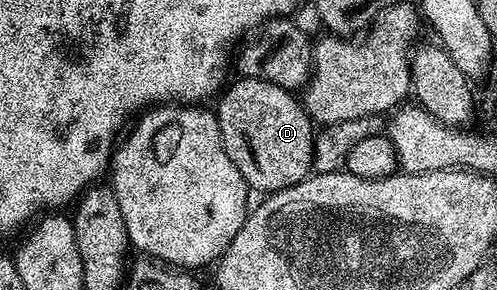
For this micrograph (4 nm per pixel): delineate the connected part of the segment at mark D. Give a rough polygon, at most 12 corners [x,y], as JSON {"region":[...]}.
{"region":[[236,78],[215,105],[230,162],[271,194],[313,171],[291,91]]}

